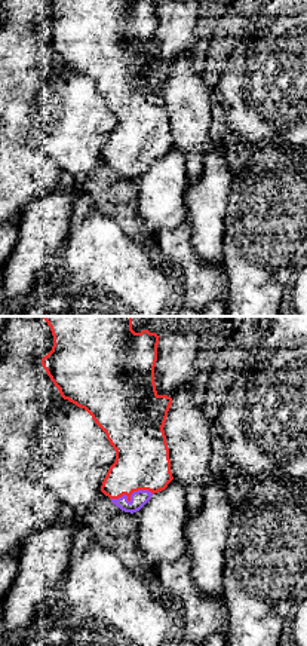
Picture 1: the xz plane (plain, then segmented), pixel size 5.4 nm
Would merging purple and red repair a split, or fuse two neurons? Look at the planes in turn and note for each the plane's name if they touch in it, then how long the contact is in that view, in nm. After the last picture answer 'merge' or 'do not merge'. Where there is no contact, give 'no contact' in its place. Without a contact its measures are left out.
meets purple in xz; contact 240 nm long

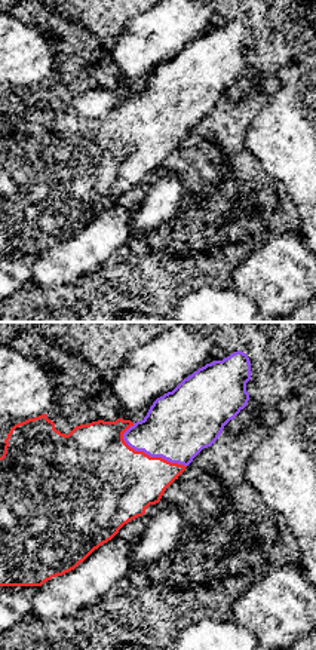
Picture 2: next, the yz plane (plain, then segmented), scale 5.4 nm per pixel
meets purple in yz; contact 400 nm long

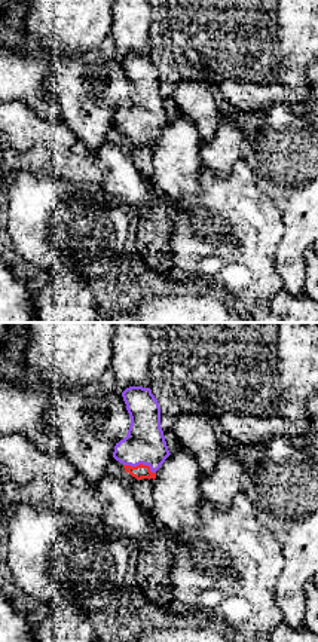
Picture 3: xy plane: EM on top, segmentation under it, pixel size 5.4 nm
meets purple in xy; contact 180 nm long

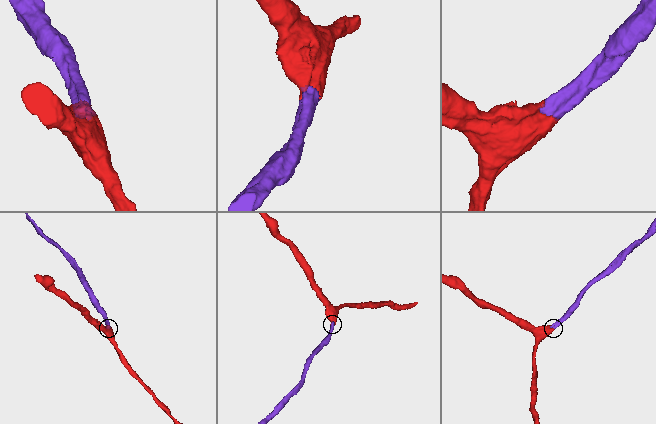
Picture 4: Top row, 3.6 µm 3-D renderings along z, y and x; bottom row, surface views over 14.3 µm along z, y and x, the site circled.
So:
merge

